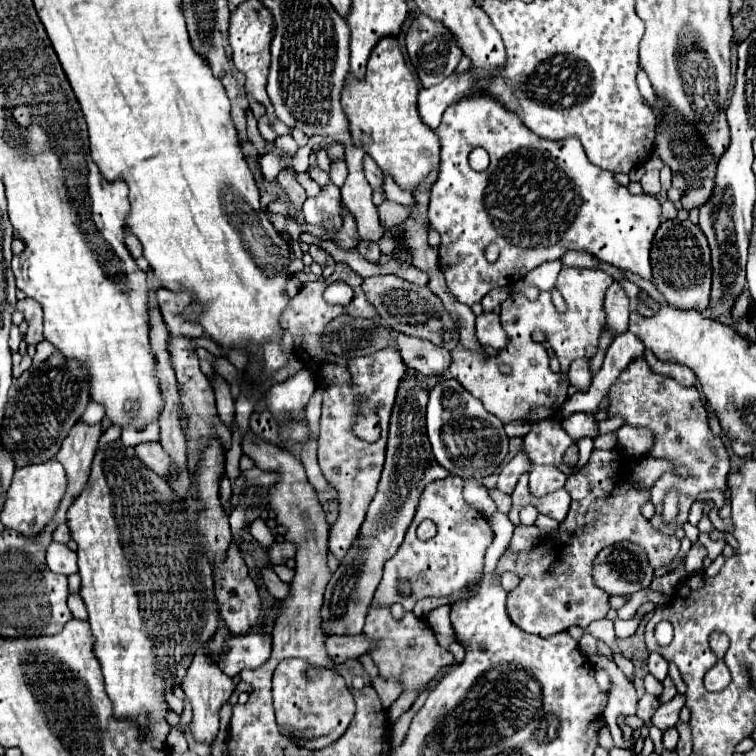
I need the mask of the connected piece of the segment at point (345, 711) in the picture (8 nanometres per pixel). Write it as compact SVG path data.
M286 659L276 667L272 691L280 731L288 731L298 745L308 749L322 749L334 743L346 731L356 711L352 693L340 675L330 669L308 667L300 659Z

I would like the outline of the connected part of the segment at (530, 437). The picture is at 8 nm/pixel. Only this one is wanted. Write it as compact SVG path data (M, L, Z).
M556 419L532 423L530 433L524 437L524 447L536 465L554 465L560 467L560 471L564 471L566 475L574 471L574 467L568 467L564 463L564 455L572 443L574 441Z

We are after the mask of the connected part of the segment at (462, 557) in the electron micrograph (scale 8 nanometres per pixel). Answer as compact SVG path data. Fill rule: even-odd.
M448 475L442 481L430 483L430 487L422 491L414 521L410 523L406 537L398 547L396 555L386 561L384 575L372 603L386 603L386 607L400 603L406 611L412 611L418 599L450 597L484 575L484 553L494 539L494 531L486 521L486 517L478 509L466 503L462 489L464 489L464 481L460 477ZM422 519L432 519L438 527L438 533L428 541L420 541L416 537L416 527ZM402 579L410 583L412 589L410 595L400 593Z

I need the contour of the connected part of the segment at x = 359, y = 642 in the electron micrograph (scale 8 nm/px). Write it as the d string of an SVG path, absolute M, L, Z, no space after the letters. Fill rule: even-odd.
M330 635L326 639L326 651L328 651L328 655L332 657L334 663L344 663L348 659L358 659L368 649L370 649L370 643L366 643L364 635L358 635L358 639L346 639L346 637Z

